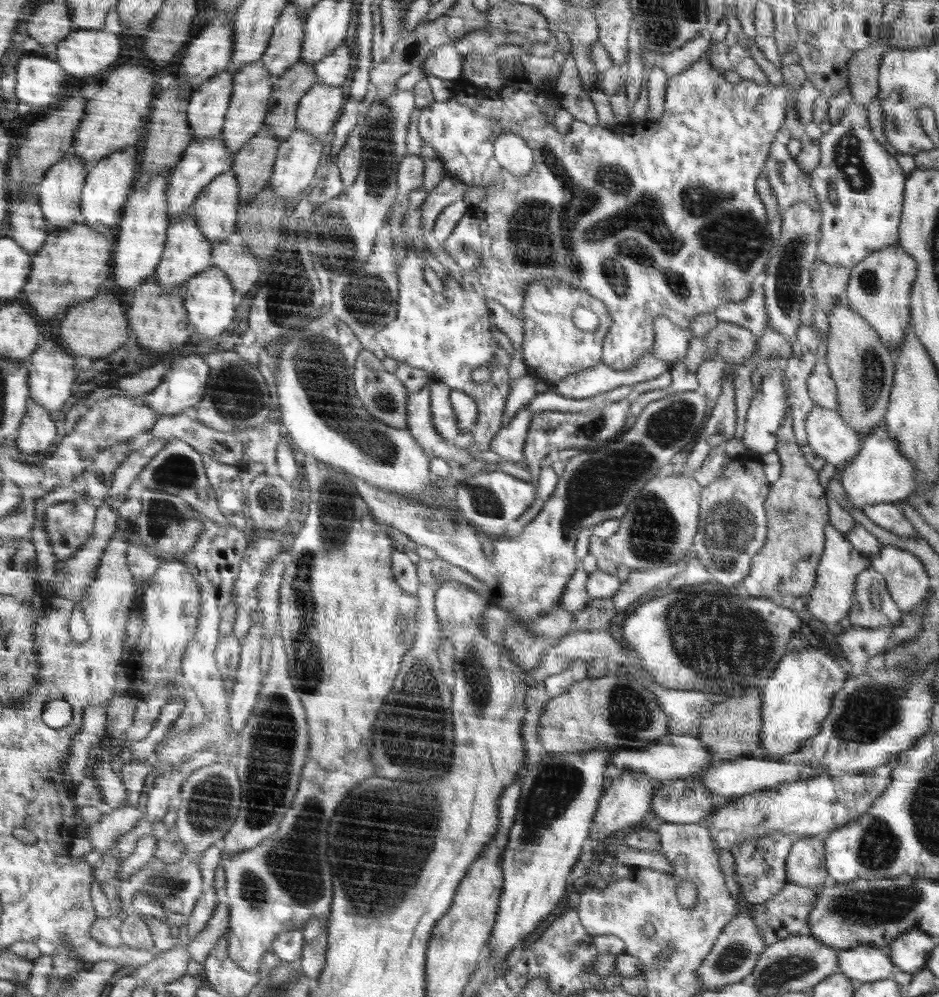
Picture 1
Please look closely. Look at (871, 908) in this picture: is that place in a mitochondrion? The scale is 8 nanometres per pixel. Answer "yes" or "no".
yes

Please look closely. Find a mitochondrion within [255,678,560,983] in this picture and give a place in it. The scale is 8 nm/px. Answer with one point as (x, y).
(374, 836)

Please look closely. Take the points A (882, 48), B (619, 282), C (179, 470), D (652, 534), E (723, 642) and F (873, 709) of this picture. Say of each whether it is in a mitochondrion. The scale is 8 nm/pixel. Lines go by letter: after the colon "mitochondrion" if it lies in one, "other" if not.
A: other
B: mitochondrion
C: mitochondrion
D: mitochondrion
E: mitochondrion
F: mitochondrion

